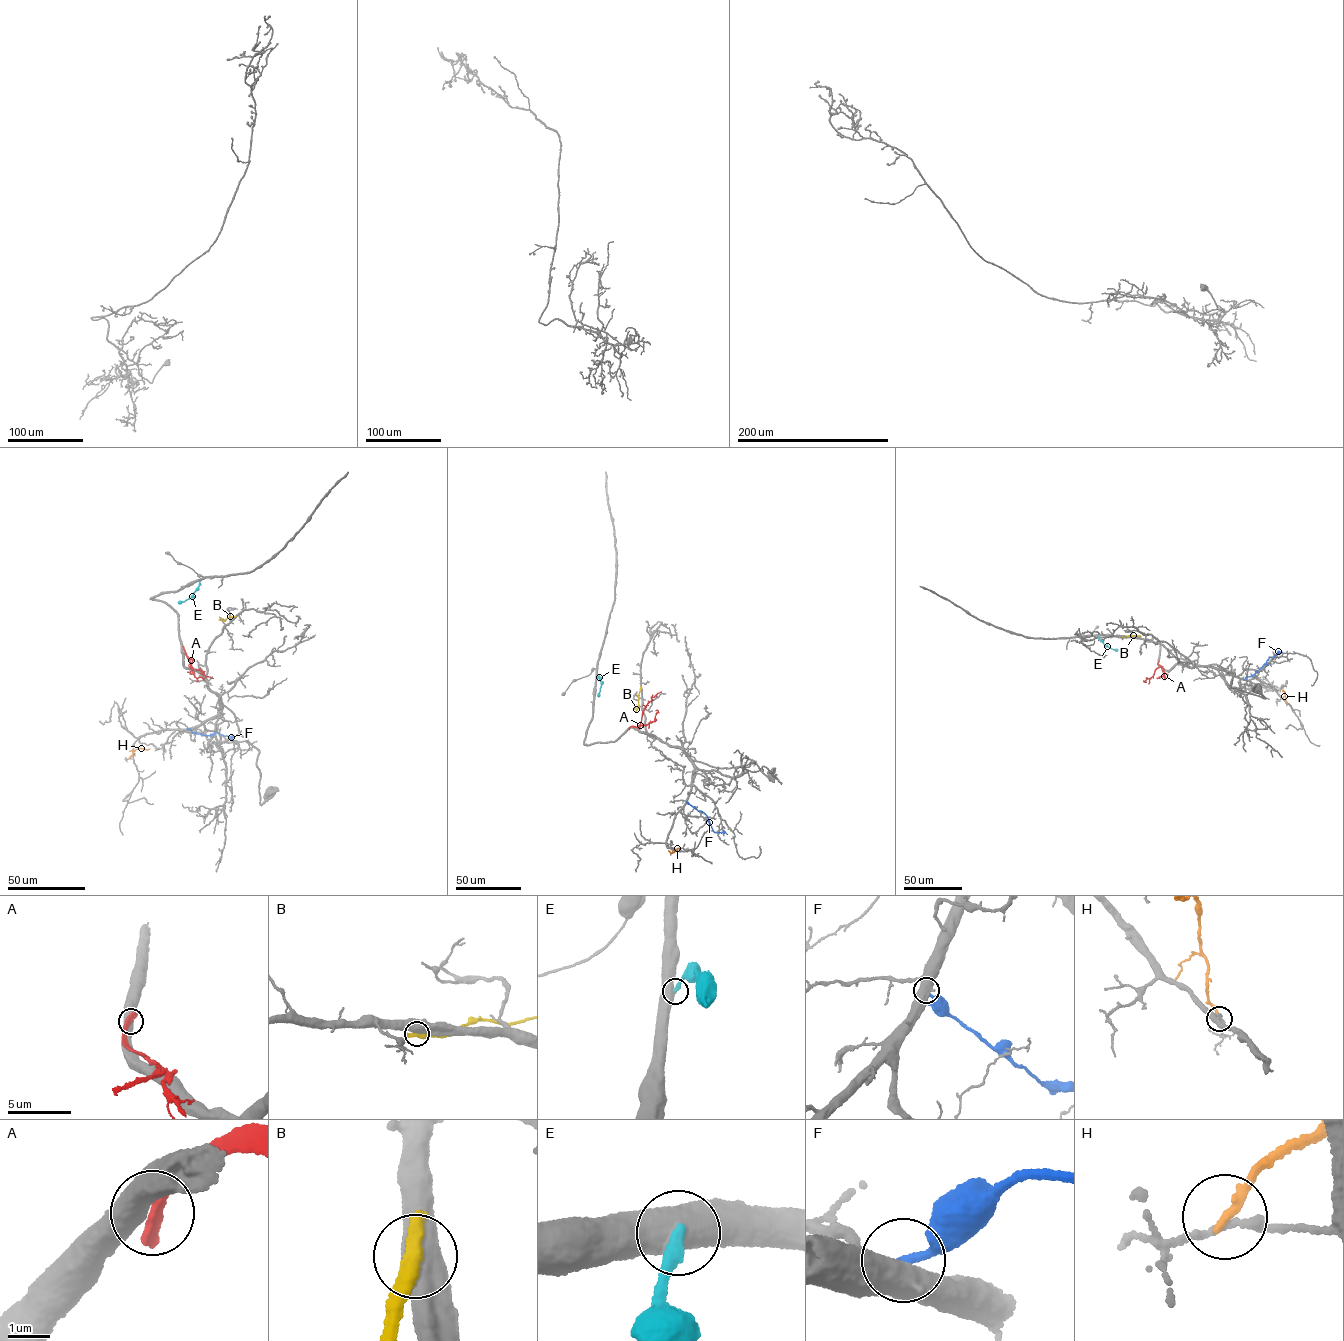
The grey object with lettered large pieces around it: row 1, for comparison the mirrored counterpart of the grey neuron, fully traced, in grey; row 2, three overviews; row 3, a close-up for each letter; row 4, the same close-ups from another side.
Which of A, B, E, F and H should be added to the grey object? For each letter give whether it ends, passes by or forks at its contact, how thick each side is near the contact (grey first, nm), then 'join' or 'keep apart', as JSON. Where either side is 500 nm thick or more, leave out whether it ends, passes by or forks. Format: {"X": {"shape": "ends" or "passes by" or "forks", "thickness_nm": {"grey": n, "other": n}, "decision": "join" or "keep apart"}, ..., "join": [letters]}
{"A": {"thickness_nm": {"grey": 500, "other": 440}, "decision": "keep apart"}, "B": {"thickness_nm": {"grey": 750, "other": 480}, "decision": "keep apart"}, "E": {"thickness_nm": {"grey": 550, "other": 300}, "decision": "keep apart"}, "F": {"thickness_nm": {"grey": 600, "other": 220}, "decision": "keep apart"}, "H": {"shape": "ends", "thickness_nm": {"grey": 190, "other": 240}, "decision": "keep apart"}, "join": []}

